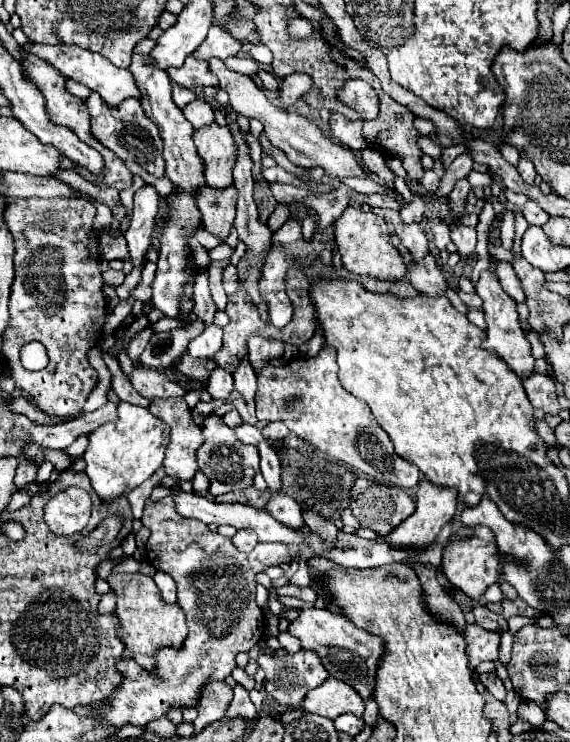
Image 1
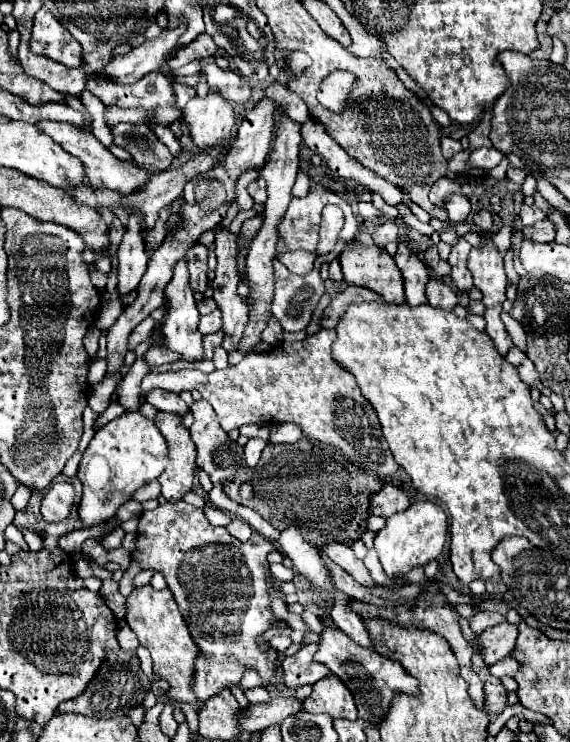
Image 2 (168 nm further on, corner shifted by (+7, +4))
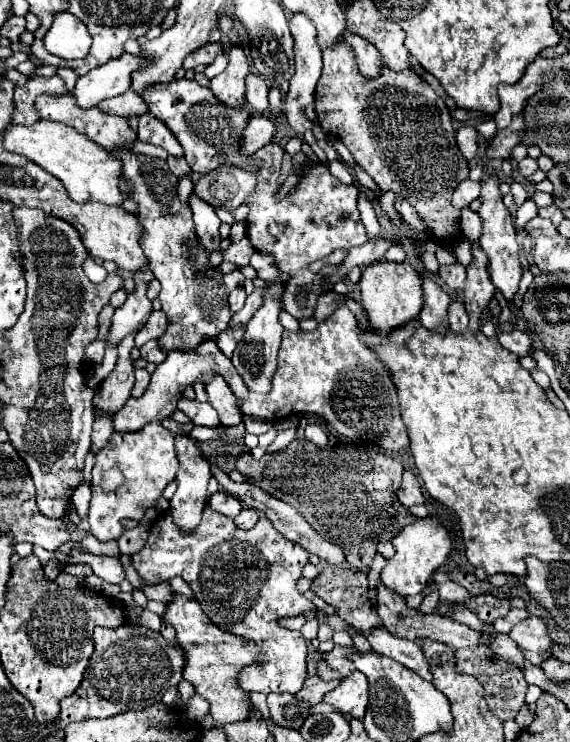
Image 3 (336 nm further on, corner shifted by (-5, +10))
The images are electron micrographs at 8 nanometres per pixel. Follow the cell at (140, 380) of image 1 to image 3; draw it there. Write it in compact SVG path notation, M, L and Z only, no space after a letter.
M180 399L178 401L178 409L184 411L190 421L194 425L204 425L204 427L218 427L218 413L210 403L198 403L198 401L190 401L190 399Z

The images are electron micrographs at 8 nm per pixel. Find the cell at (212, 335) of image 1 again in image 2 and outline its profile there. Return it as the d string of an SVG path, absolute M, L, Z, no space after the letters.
M216 309L216 311L212 311L212 313L204 315L204 317L200 317L200 323L198 323L198 327L200 327L200 335L208 335L208 333L216 333L216 331L220 331L220 323L222 323L220 309Z

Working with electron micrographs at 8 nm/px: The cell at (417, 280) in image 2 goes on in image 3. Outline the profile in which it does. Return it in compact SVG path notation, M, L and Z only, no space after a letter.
M424 275L422 279L424 287L424 309L420 313L420 323L426 329L434 329L444 333L448 329L448 305L450 295L444 293L444 289L438 285L438 279L432 275Z

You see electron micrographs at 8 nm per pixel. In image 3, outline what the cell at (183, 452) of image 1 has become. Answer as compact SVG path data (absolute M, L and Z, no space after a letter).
M182 433L176 435L176 453L178 453L178 461L180 461L180 469L178 469L178 475L176 475L178 491L170 499L168 511L170 511L176 527L184 533L190 533L200 525L202 511L204 511L206 501L208 501L208 481L210 481L212 473L210 473L210 465L204 459L202 451L196 447L196 441L190 439L188 435L182 435Z

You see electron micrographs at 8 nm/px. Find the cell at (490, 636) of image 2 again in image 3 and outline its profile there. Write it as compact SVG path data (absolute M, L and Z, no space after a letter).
M530 615L526 621L518 623L512 629L510 637L520 645L520 649L524 651L524 657L534 665L540 665L542 661L552 657L554 641L550 639L546 623L540 617Z

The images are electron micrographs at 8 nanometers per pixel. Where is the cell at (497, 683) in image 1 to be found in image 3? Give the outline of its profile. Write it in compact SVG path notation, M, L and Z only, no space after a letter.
M474 647L456 649L456 667L458 673L466 673L472 675L480 681L480 685L484 687L484 699L488 703L488 709L500 719L500 721L508 721L514 719L518 715L518 711L524 705L524 697L528 691L528 683L524 681L524 675L520 671L520 667L510 665L506 661L502 661L500 657L496 657L490 649L486 647Z

